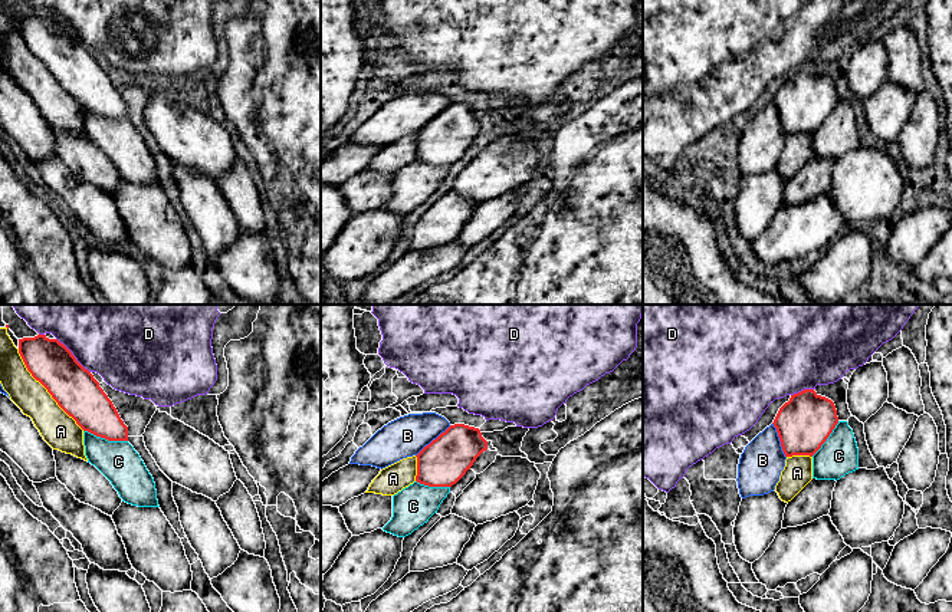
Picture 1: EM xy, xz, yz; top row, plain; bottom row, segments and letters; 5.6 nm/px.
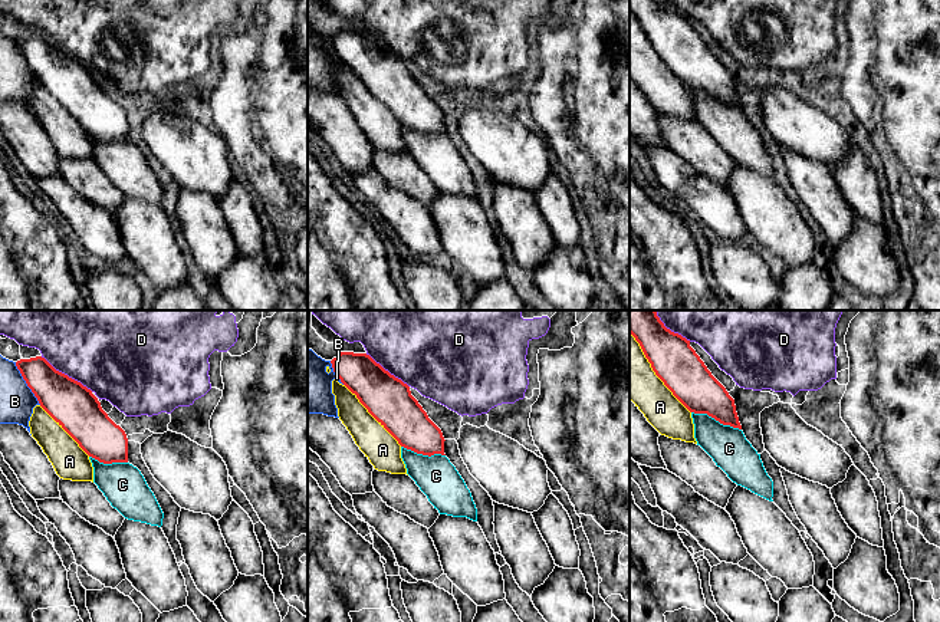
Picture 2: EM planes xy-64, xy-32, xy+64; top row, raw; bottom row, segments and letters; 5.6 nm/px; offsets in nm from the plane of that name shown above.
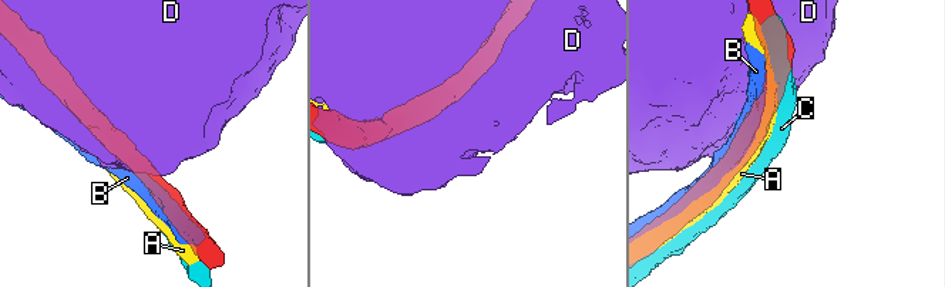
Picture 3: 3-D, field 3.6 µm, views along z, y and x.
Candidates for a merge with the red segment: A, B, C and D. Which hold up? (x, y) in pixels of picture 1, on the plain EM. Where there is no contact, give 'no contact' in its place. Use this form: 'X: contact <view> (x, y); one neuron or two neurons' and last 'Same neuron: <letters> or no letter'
A: contact xy (46, 66); two neurons
B: contact xz (433, 118); two neurons
C: contact xy (105, 117); two neurons
D: contact xy (72, 33); two neurons
Same neuron: no letter

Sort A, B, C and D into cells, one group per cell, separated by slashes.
A / B / C / D

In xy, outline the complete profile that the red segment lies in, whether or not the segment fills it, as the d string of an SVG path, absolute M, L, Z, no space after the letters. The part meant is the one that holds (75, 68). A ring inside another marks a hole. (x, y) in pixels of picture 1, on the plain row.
M19 17L19 32L32 52L76 102L108 119L128 119L128 105L93 53L58 17Z

